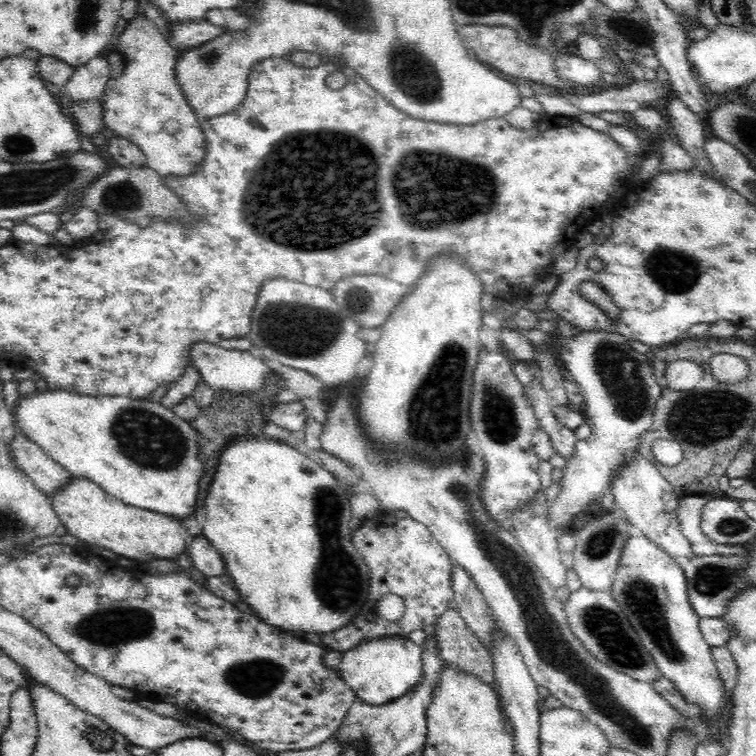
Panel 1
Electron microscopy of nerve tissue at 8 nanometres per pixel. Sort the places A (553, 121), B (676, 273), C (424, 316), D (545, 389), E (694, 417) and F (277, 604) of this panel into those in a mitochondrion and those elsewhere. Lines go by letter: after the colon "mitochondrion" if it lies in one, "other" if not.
A: other
B: mitochondrion
C: other
D: other
E: mitochondrion
F: other

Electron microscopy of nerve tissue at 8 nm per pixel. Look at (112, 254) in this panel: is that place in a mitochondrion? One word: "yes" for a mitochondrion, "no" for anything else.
no

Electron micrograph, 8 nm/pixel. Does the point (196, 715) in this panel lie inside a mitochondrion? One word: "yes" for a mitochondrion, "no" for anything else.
no

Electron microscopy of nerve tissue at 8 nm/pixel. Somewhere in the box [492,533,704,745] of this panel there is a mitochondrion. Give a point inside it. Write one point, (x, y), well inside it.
(642, 604)

